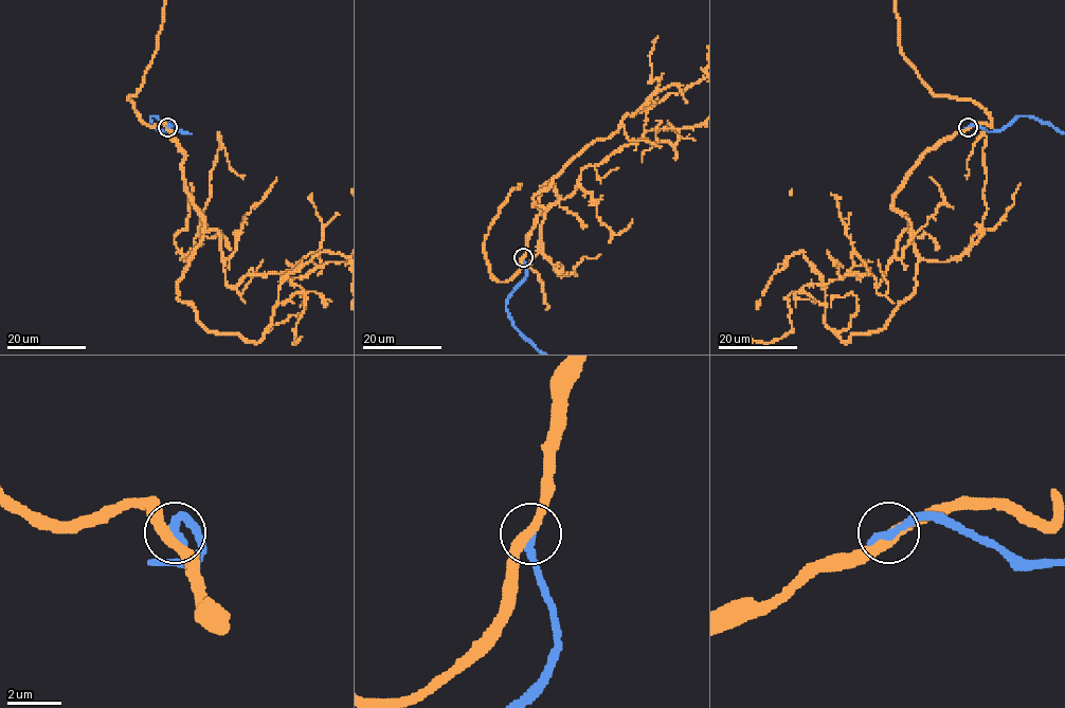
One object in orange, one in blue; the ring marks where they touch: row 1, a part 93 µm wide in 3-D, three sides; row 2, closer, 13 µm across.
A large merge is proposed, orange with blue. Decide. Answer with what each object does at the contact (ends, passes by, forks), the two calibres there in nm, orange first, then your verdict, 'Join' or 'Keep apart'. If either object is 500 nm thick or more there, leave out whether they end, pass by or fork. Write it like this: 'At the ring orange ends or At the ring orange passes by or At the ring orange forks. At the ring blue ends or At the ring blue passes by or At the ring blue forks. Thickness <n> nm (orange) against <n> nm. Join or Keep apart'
At the ring orange passes by. At the ring blue ends. Thickness 380 nm (orange) against 360 nm. Join

